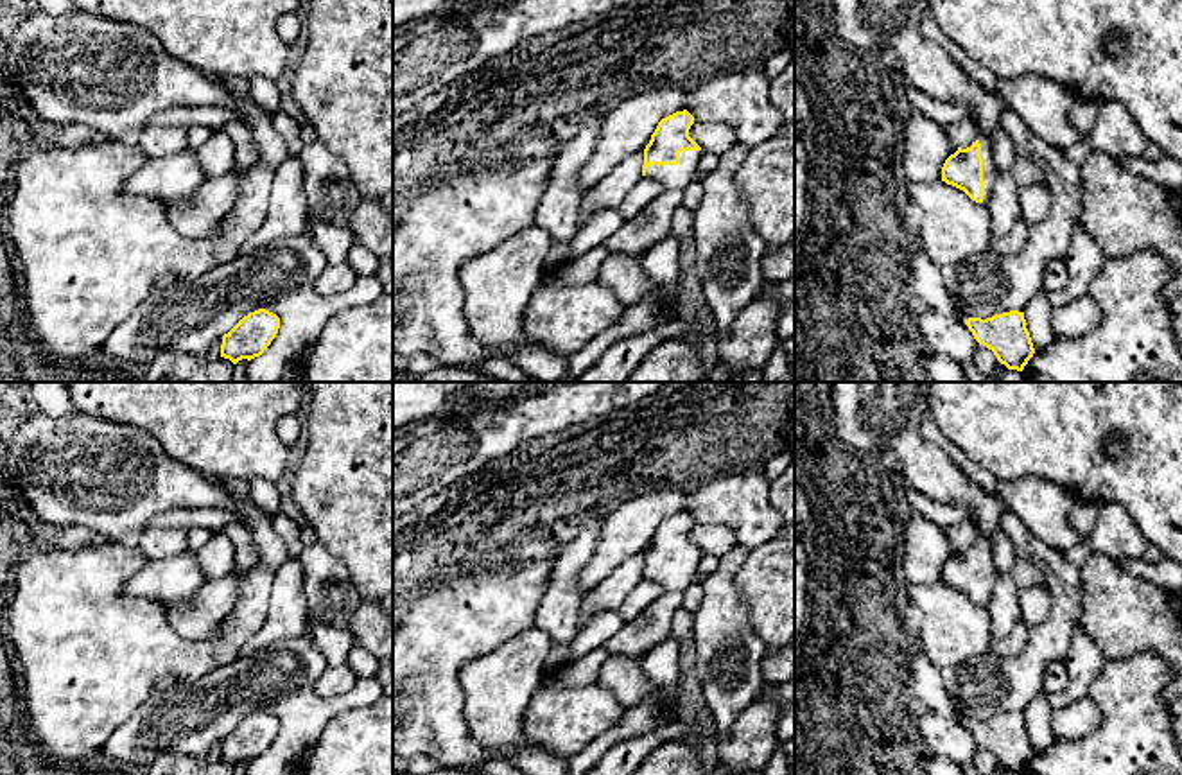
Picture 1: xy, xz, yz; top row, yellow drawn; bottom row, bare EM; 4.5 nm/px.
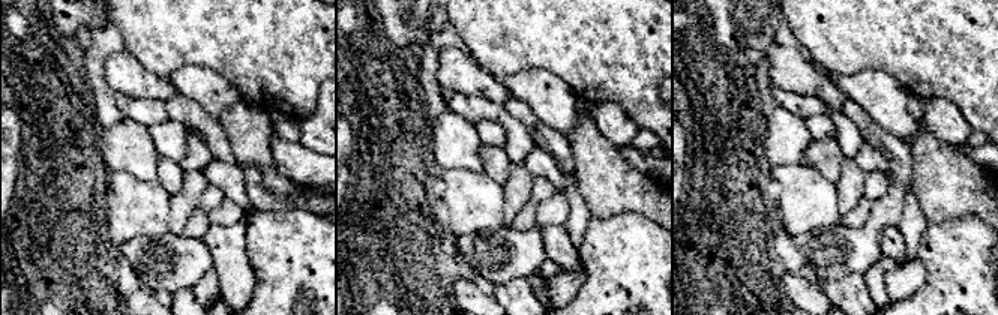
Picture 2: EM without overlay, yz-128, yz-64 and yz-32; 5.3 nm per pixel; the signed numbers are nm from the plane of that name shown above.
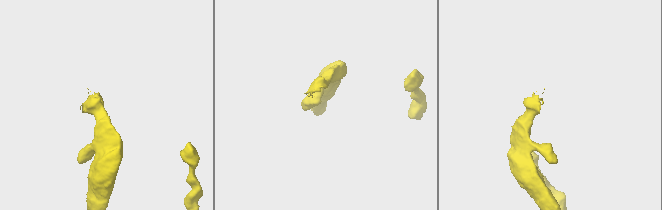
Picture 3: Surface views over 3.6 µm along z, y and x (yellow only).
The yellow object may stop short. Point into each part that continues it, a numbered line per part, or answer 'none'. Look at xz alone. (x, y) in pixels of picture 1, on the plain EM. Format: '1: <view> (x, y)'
1: xz (678, 578)

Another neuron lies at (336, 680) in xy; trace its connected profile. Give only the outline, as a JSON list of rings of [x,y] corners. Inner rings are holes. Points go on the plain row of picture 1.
[[[348,664],[328,666],[317,678],[316,689],[323,698],[339,696],[355,685],[357,678]]]

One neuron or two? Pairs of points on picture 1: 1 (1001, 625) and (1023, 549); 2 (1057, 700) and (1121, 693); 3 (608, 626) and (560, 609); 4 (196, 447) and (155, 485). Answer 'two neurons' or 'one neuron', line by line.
1: one neuron
2: two neurons
3: two neurons
4: two neurons

